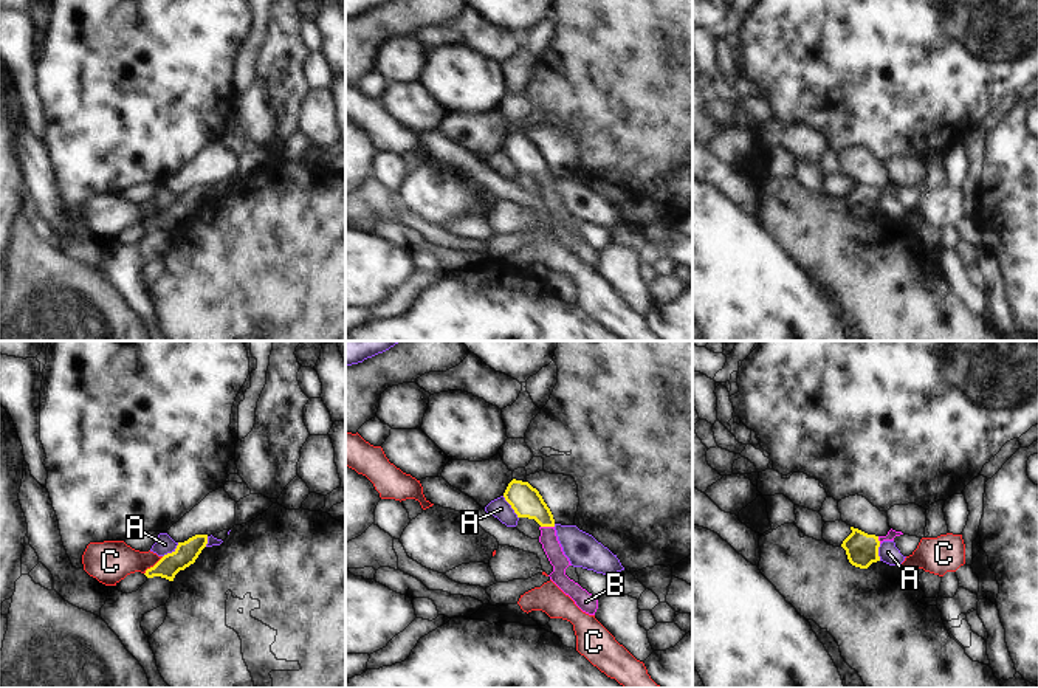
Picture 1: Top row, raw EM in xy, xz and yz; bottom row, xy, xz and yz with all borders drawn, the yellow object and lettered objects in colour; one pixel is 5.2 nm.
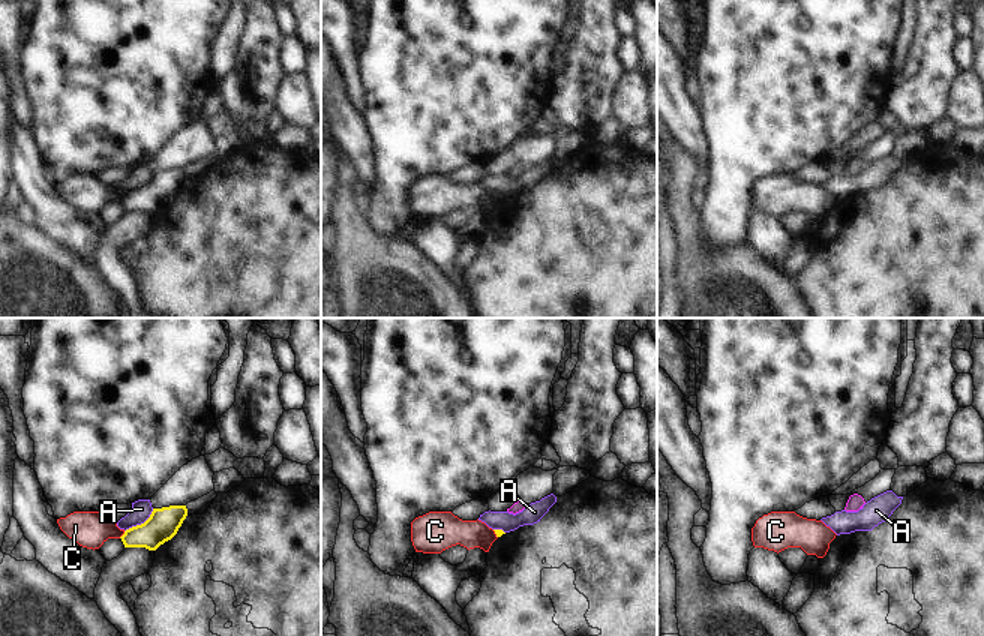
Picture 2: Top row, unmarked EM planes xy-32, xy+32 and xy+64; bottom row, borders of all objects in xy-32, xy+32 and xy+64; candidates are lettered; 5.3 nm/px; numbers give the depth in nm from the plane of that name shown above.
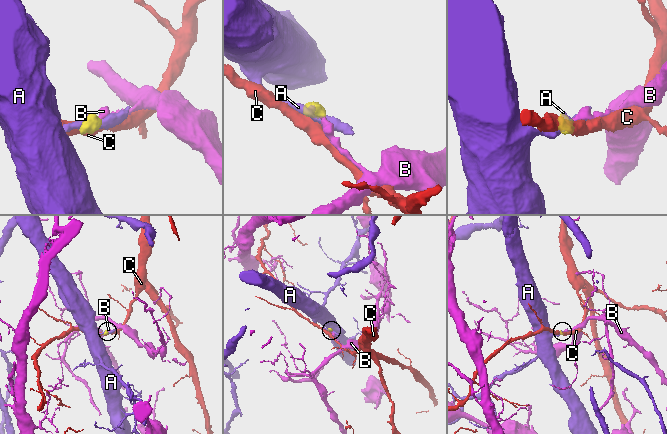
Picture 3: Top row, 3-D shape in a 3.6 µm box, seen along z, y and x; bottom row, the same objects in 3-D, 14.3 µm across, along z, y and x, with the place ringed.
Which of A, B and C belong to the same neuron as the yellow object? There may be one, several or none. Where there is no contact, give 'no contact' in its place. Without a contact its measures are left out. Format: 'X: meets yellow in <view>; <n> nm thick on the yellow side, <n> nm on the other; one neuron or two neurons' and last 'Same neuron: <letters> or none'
A: meets yellow in xz; 160 nm thick on the yellow side, 100 nm on the other; two neurons
B: meets yellow in xz; 160 nm thick on the yellow side, 90 nm on the other; one neuron
C: meets yellow in xy; 120 nm thick on the yellow side, 220 nm on the other; two neurons
Same neuron: B

